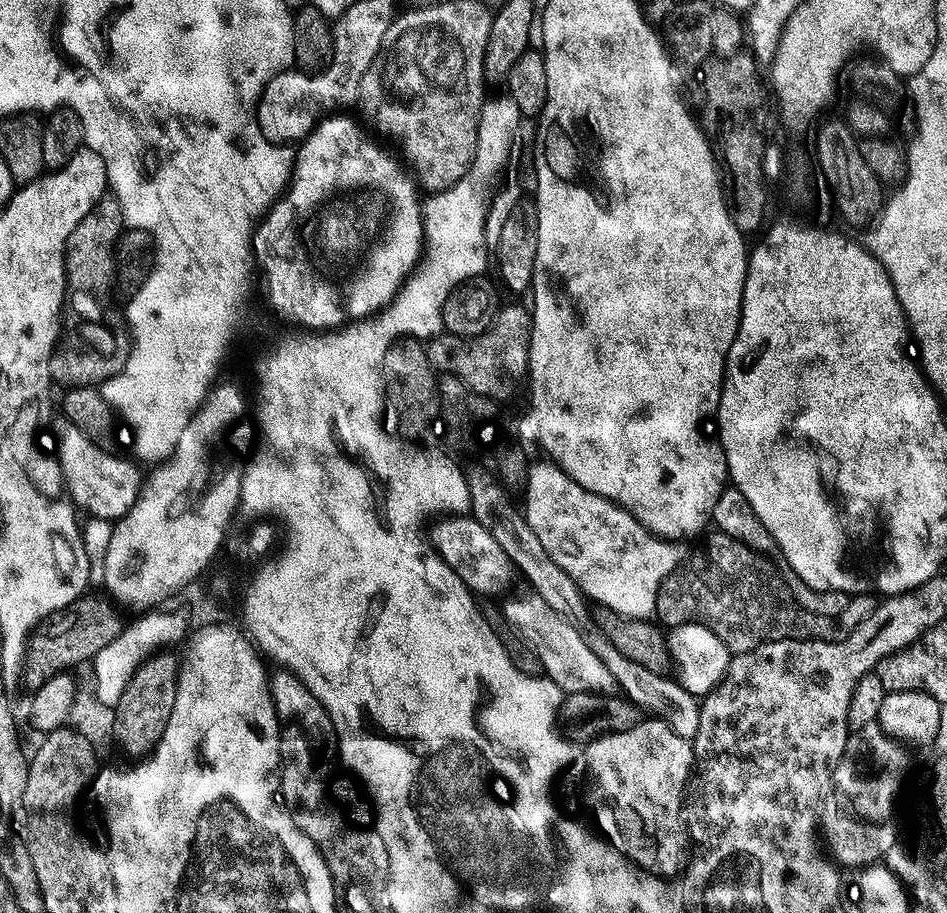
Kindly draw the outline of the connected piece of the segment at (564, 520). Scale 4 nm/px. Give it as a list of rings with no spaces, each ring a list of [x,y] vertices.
[[[543,463],[528,468],[528,493],[522,503],[524,518],[530,530],[534,530],[538,536],[538,542],[542,542],[542,550],[546,550],[546,554],[550,554],[550,558],[554,558],[554,562],[558,562],[558,566],[562,566],[562,570],[574,578],[589,601],[597,600],[595,603],[599,607],[609,608],[611,612],[630,618],[642,620],[651,617],[656,611],[656,595],[662,582],[686,559],[685,545],[652,535],[625,508],[578,486],[578,482],[569,478],[558,465]]]

